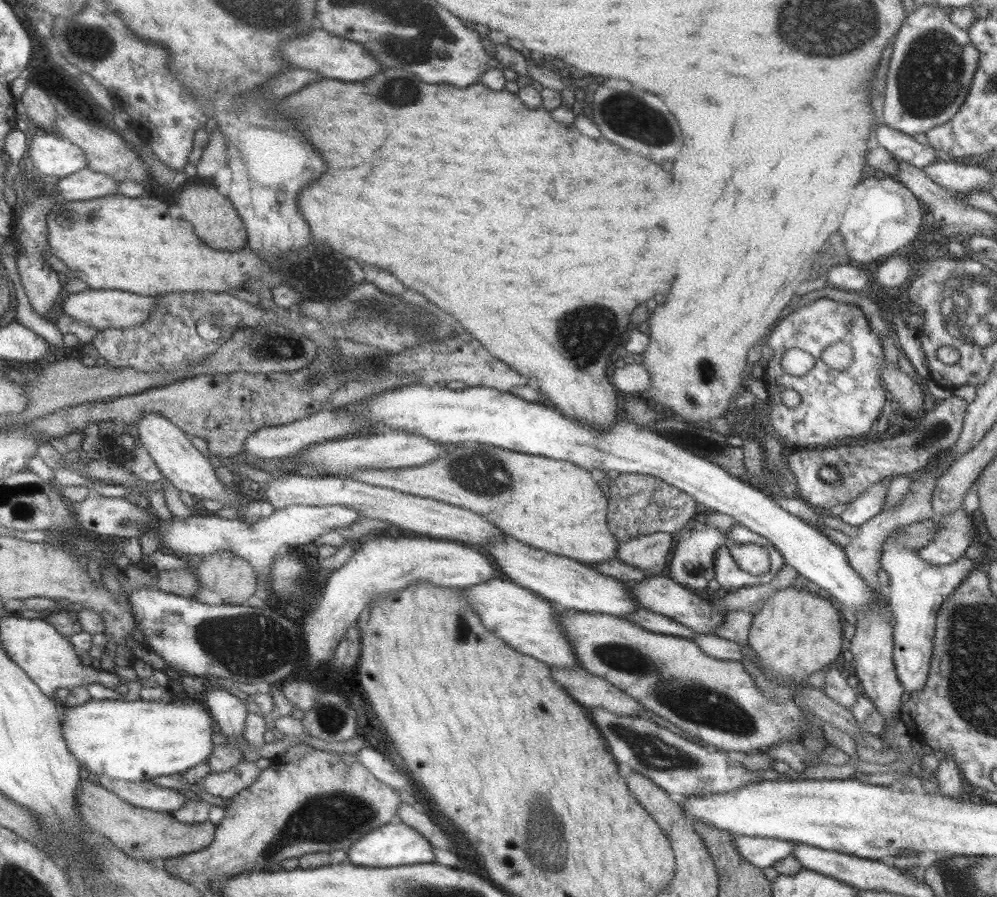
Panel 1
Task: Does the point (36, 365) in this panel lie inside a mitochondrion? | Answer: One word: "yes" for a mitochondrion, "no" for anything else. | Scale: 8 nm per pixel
no

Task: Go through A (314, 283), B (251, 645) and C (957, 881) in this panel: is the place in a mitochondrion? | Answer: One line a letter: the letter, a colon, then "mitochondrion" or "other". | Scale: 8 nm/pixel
A: mitochondrion
B: mitochondrion
C: other

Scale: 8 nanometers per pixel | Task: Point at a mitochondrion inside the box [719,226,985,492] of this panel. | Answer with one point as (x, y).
(939, 430)

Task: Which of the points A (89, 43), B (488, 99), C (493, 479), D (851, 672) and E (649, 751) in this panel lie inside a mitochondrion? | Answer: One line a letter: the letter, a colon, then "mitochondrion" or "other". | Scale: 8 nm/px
A: mitochondrion
B: other
C: mitochondrion
D: other
E: mitochondrion

